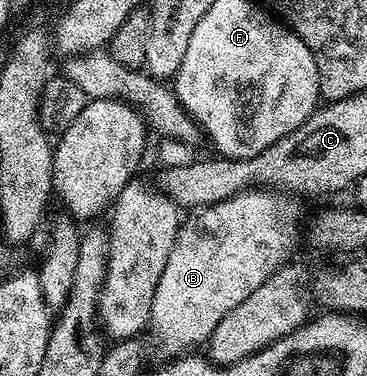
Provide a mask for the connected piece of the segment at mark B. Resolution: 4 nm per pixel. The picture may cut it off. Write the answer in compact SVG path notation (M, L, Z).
M272 189L241 191L226 201L199 208L181 222L178 237L174 237L174 249L170 249L166 269L162 269L158 290L154 292L154 305L150 305L148 318L157 349L168 355L164 357L183 357L203 348L214 333L214 325L218 325L234 305L242 305L254 289L261 287L279 267L293 258L292 250L302 239L302 227L298 225L300 207L295 202L299 203L295 198Z

